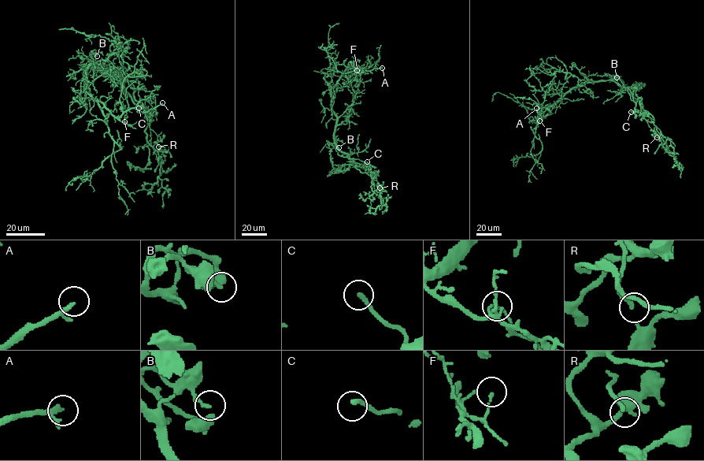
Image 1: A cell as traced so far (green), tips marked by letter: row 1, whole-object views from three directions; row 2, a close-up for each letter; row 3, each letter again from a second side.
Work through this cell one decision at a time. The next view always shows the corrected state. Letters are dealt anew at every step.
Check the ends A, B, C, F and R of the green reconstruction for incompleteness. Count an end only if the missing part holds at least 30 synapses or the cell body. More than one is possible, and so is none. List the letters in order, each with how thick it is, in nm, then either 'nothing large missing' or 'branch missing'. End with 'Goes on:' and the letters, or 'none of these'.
A: 170 nm | branch missing
B: 180 nm | nothing large missing
C: 200 nm | branch missing
F: 120 nm | nothing large missing
R: 200 nm | nothing large missing
Goes on: A, C

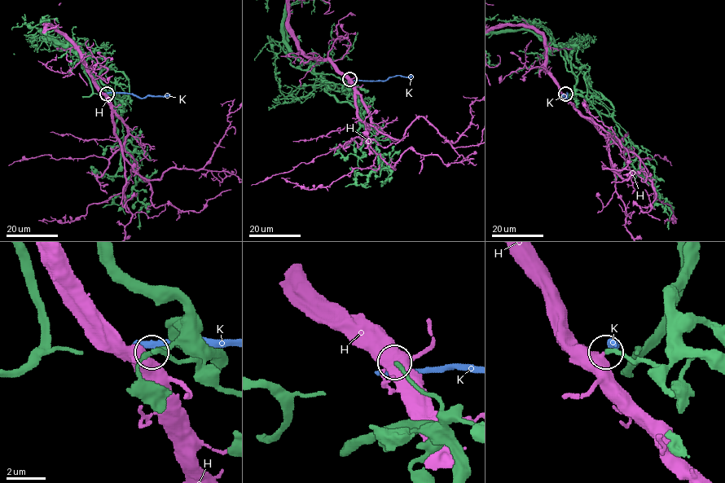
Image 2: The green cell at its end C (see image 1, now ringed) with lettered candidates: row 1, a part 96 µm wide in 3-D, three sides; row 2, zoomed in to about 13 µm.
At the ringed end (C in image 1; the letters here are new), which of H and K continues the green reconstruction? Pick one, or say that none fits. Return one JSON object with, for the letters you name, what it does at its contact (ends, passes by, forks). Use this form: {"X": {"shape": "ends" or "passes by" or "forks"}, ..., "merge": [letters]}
{"merge": []}

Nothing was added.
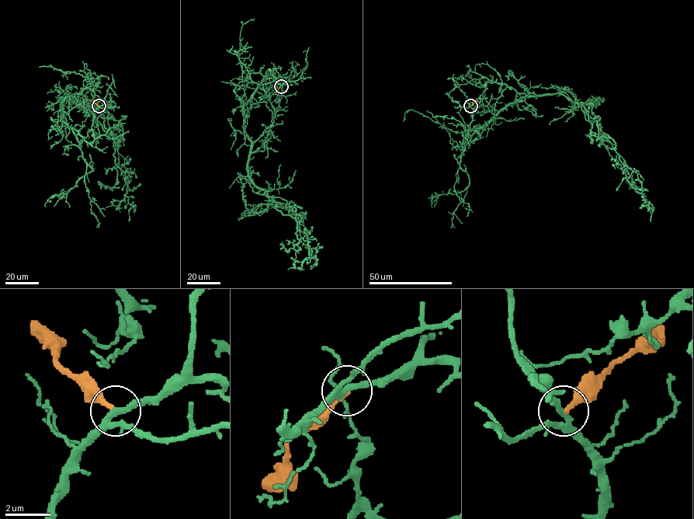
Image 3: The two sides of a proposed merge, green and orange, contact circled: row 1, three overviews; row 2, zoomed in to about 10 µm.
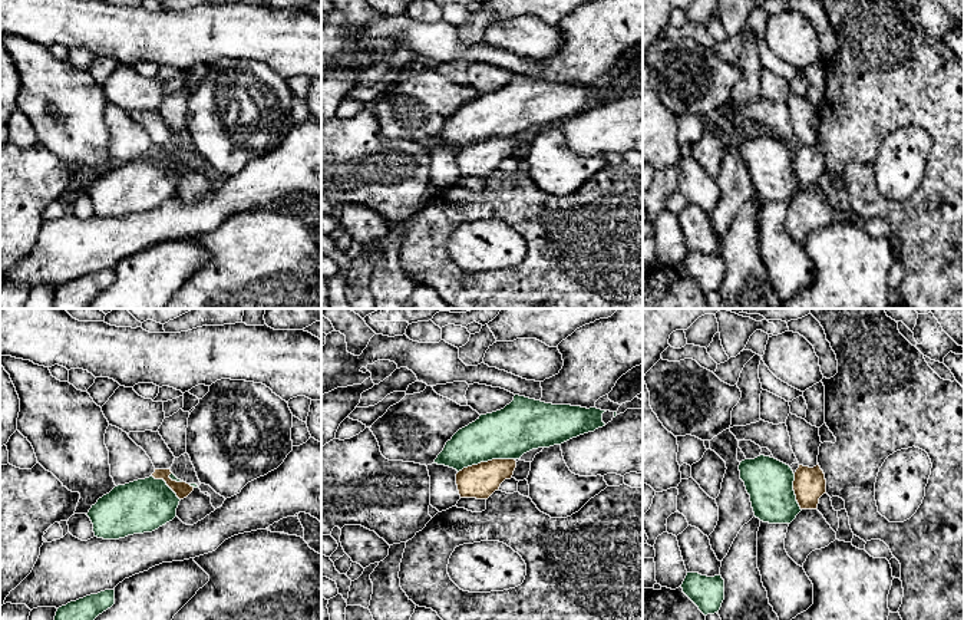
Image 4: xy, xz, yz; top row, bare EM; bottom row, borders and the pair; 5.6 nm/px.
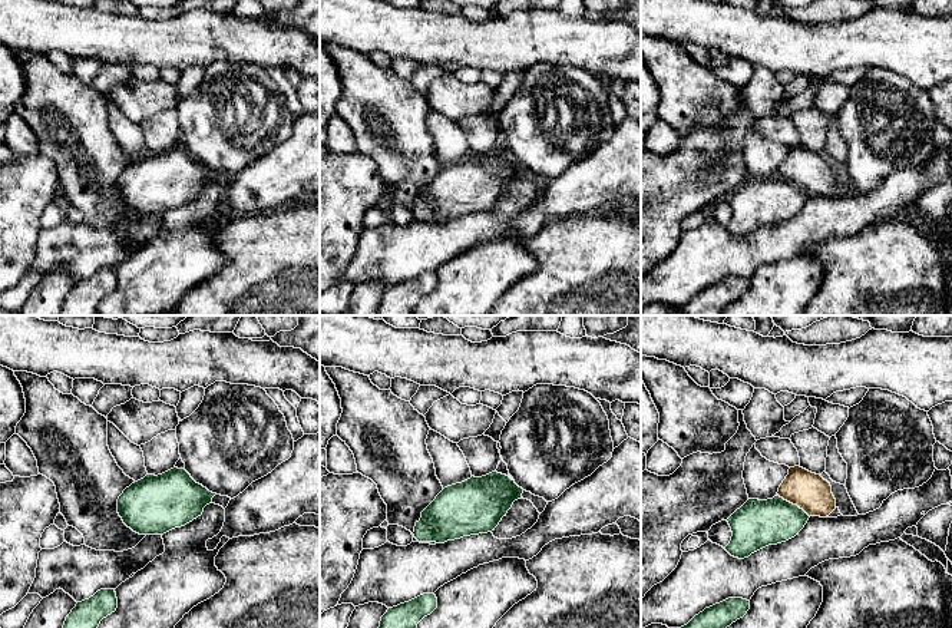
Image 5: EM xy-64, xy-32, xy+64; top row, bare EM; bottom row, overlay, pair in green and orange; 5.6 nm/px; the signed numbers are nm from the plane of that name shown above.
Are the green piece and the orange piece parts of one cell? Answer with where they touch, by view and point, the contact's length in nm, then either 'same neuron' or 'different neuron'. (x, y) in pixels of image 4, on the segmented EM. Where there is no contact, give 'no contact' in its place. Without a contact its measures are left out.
contact xz (485, 461); length 340 nm; different neuron

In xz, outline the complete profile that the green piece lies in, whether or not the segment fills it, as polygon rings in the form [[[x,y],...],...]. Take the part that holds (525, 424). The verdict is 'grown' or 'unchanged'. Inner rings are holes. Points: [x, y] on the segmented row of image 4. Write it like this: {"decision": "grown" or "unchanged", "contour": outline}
{"decision": "unchanged", "contour": [[[515,395],[504,409],[481,415],[459,429],[433,464],[459,472],[492,459],[519,459],[532,449],[561,445],[605,426],[604,412]]]}

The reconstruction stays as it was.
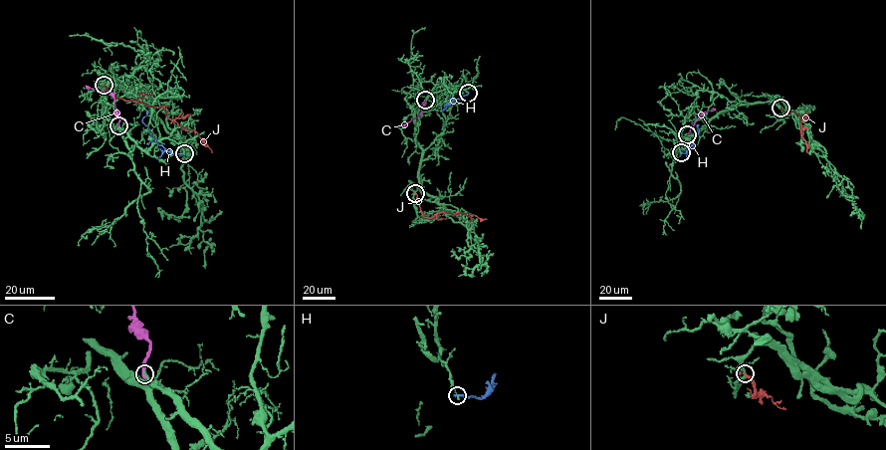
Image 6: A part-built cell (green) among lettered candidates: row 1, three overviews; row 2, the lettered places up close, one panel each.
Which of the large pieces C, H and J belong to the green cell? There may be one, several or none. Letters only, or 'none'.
none

